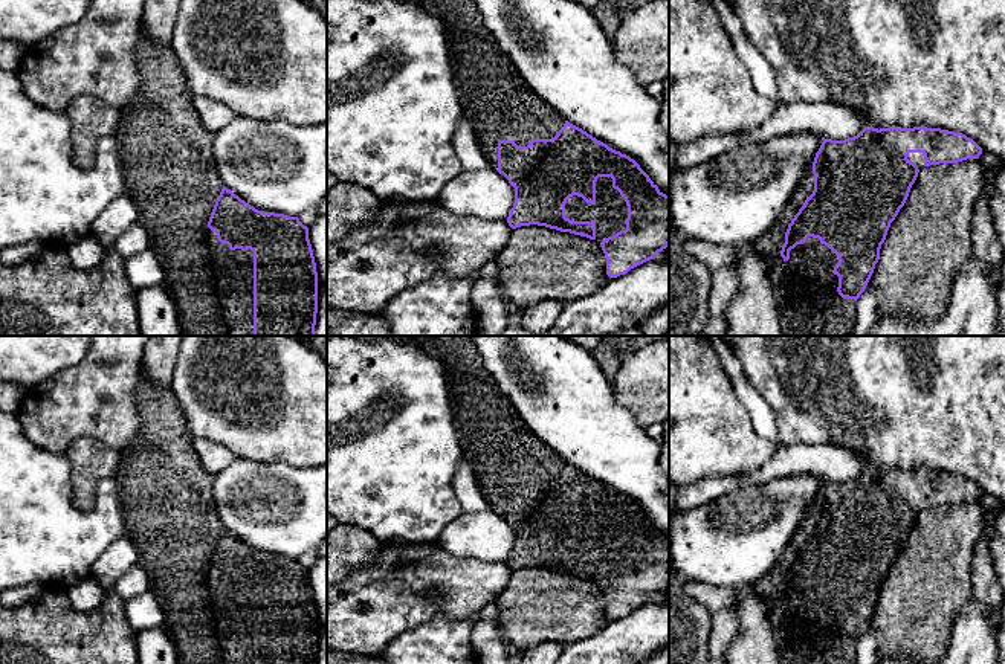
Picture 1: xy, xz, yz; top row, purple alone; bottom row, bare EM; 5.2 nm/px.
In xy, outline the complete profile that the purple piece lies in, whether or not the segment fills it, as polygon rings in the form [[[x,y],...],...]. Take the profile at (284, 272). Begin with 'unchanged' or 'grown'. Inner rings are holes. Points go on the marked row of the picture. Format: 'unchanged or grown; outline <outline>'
grown; outline [[[223,186],[206,244],[229,336],[315,336],[318,272],[309,227],[298,217],[258,211]]]

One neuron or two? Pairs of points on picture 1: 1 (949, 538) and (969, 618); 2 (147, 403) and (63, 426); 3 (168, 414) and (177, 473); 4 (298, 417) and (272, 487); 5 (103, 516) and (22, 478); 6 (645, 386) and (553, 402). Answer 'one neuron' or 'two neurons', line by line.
1: two neurons
2: two neurons
3: one neuron
4: two neurons
5: one neuron
6: two neurons

